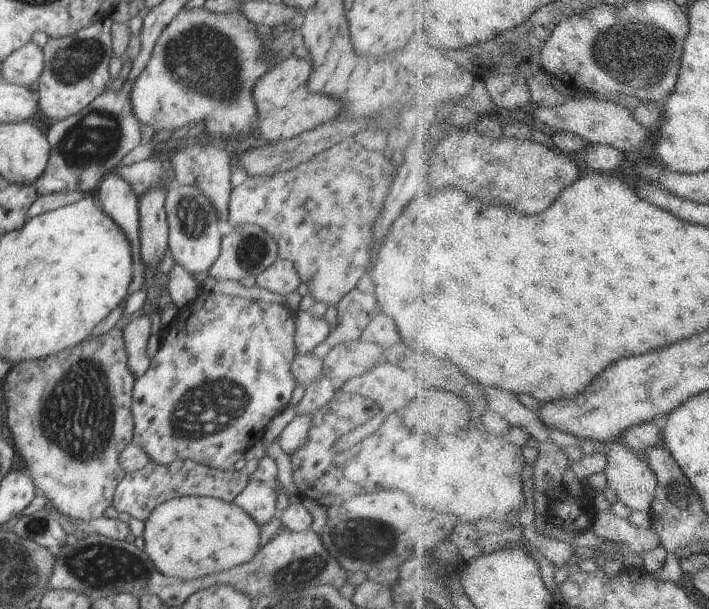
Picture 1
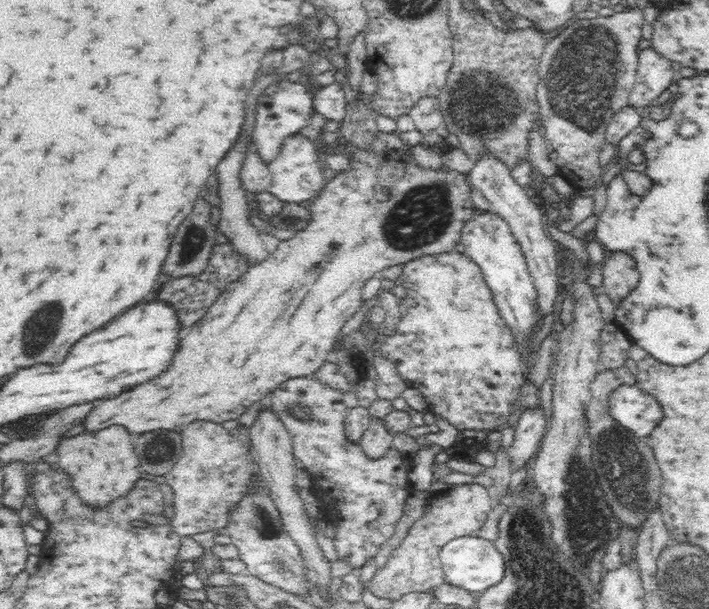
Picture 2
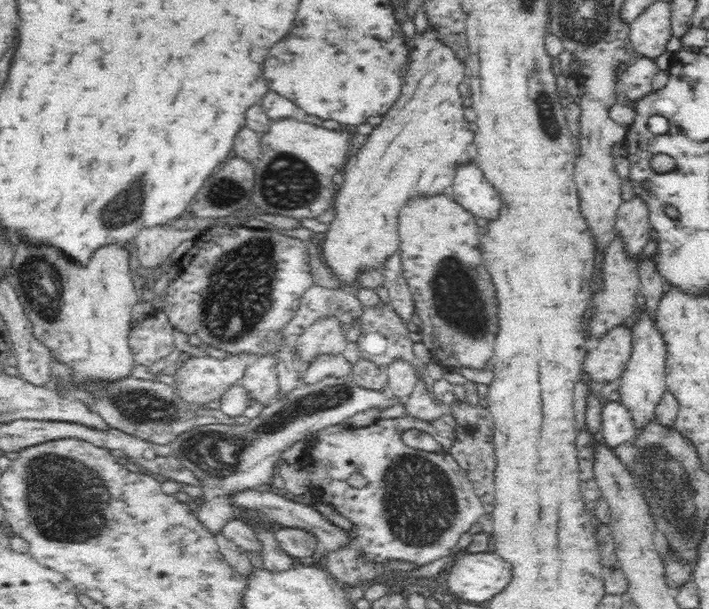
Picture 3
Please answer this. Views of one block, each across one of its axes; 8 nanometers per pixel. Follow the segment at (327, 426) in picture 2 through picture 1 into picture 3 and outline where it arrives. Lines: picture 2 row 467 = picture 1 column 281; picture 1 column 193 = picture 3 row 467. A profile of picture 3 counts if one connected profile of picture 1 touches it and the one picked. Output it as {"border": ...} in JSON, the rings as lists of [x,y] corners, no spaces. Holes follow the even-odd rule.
{"border":[[[451,414],[440,416],[440,418],[434,420],[434,422],[425,422],[425,420],[418,420],[417,418],[404,415],[400,418],[377,420],[373,425],[364,428],[354,428],[353,426],[349,426],[347,422],[336,424],[313,433],[305,440],[308,447],[306,448],[304,457],[299,465],[302,469],[308,472],[308,476],[310,477],[310,494],[315,496],[317,503],[326,502],[326,504],[329,504],[330,508],[333,508],[334,511],[342,513],[342,516],[348,517],[348,519],[354,522],[354,528],[348,530],[348,535],[350,535],[350,546],[344,546],[344,548],[334,550],[334,552],[328,551],[328,555],[323,559],[326,570],[344,587],[347,588],[352,585],[363,586],[365,583],[374,581],[376,576],[382,574],[382,564],[386,561],[406,561],[422,566],[450,554],[450,550],[455,548],[456,544],[458,544],[460,536],[462,536],[464,532],[468,532],[472,524],[477,522],[478,518],[487,511],[487,507],[484,506],[480,497],[475,493],[473,484],[468,480],[466,473],[460,468],[460,465],[455,458],[449,453],[456,438],[455,426],[456,423]],[[410,428],[417,428],[418,430],[431,434],[436,442],[440,444],[442,449],[444,449],[444,452],[427,452],[420,449],[410,448],[410,446],[403,444],[402,434],[406,432],[406,430],[410,430]],[[354,472],[358,472],[358,476],[366,477],[366,484],[362,484],[362,488],[350,487],[346,483],[347,477],[354,476]]]}

